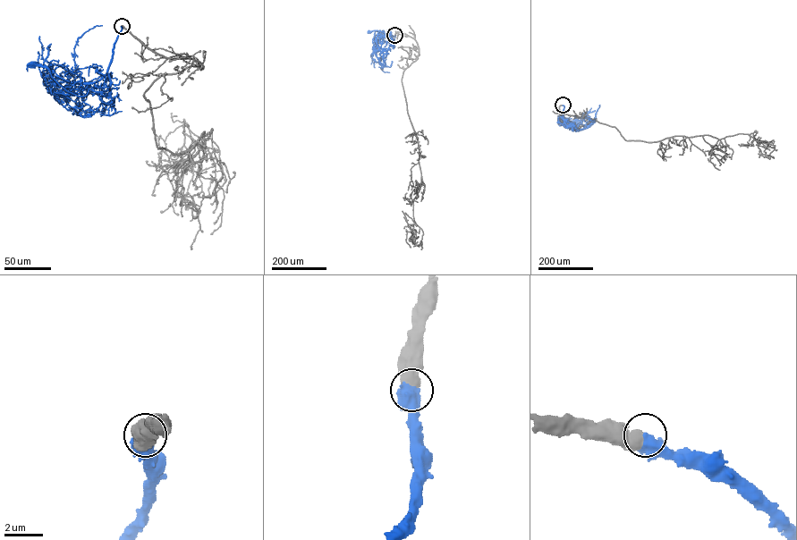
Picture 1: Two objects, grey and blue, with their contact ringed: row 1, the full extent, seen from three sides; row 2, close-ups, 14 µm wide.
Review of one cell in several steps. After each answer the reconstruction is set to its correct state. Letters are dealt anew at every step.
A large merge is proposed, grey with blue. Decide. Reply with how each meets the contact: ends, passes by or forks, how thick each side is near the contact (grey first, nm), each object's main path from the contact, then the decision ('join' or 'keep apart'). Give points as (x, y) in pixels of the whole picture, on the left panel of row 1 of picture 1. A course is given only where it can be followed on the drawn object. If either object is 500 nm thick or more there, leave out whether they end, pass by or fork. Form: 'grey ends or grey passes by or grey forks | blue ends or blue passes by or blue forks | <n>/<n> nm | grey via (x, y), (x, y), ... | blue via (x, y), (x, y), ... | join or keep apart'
600/700 nm | grey via (122, 26), (202, 65), (144, 94), (158, 148), (212, 129), (199, 145), (183, 124), (218, 150), (210, 198) | blue via (122, 26), (107, 73), (88, 85), (84, 96), (66, 91), (47, 69), (32, 63) | join

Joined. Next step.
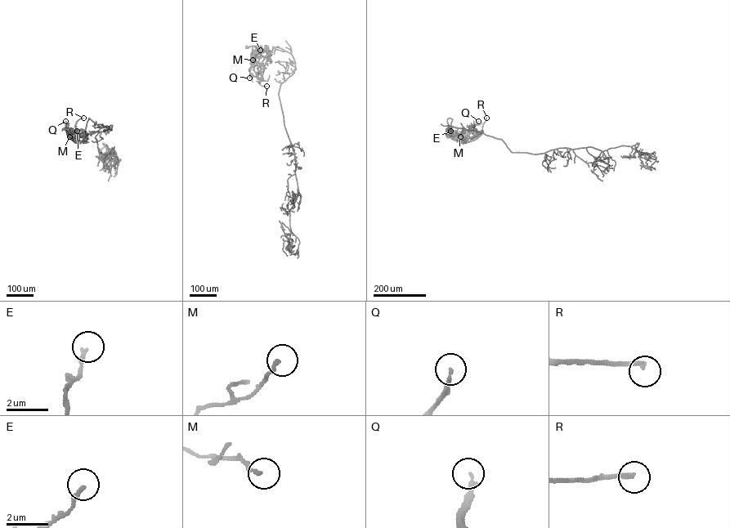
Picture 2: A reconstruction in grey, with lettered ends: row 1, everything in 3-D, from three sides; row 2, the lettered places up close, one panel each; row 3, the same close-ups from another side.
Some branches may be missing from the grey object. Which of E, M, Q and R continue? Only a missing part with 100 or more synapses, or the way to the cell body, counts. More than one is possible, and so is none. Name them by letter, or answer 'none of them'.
none of them

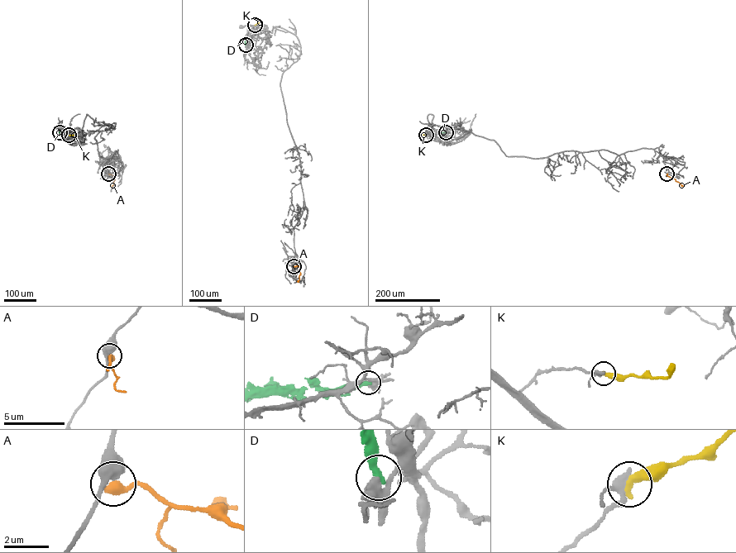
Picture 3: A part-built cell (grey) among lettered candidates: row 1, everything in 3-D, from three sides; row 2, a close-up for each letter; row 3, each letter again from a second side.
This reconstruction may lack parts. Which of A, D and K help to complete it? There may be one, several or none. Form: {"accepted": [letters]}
{"accepted": []}

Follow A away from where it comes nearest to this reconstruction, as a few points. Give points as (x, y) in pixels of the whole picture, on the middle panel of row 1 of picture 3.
A: (293, 266), (300, 269), (298, 282)

